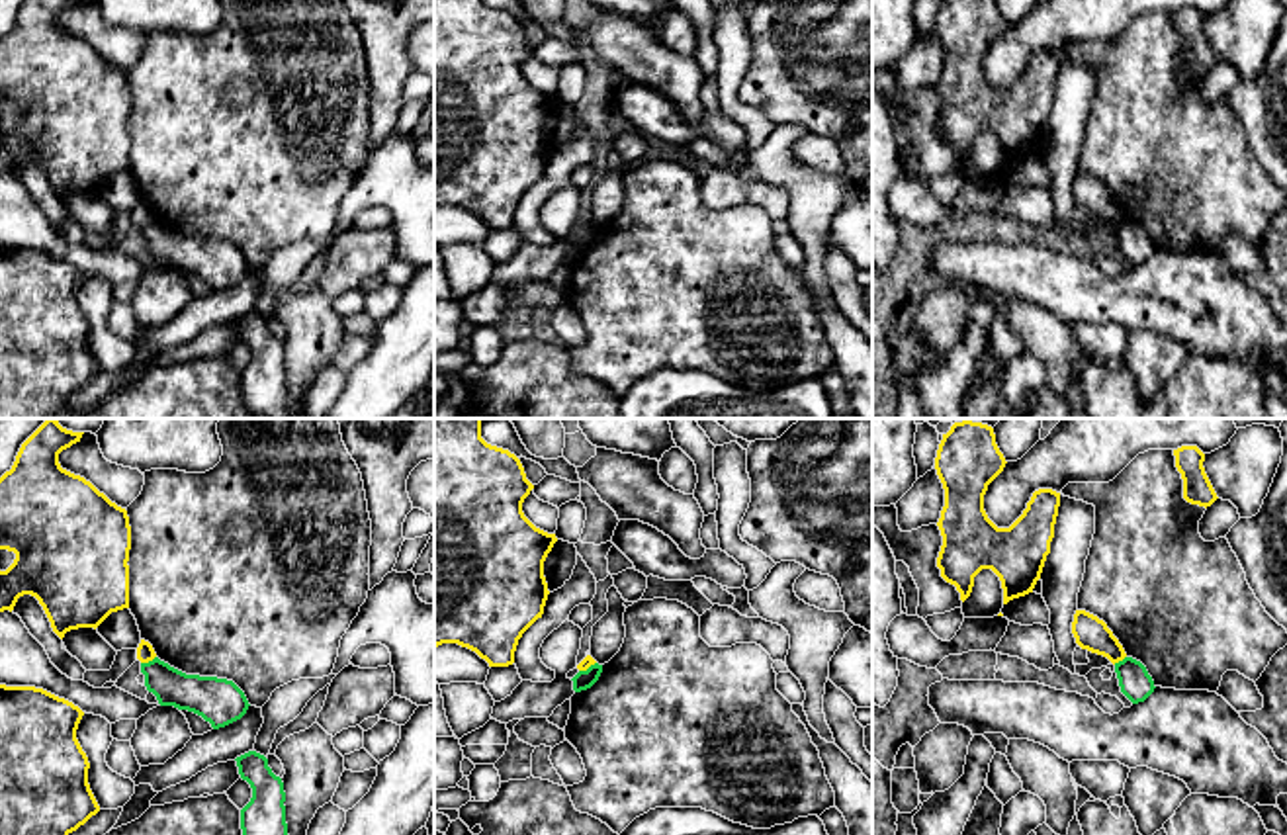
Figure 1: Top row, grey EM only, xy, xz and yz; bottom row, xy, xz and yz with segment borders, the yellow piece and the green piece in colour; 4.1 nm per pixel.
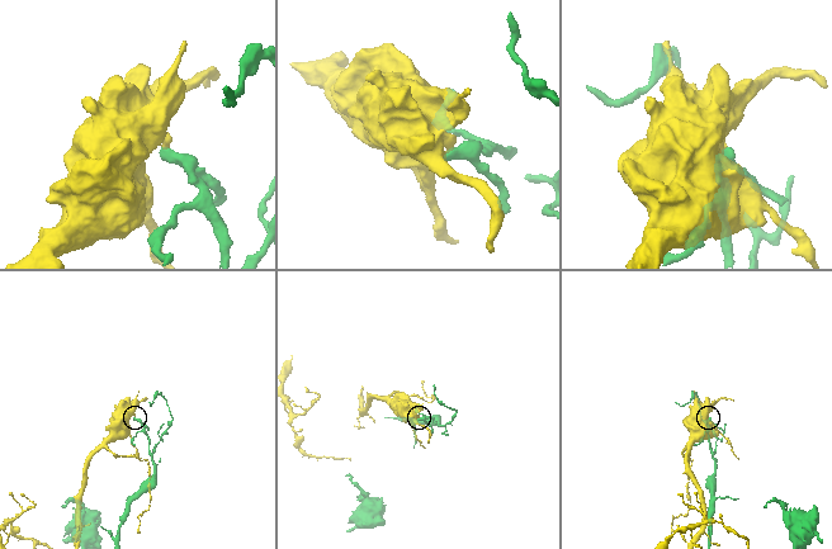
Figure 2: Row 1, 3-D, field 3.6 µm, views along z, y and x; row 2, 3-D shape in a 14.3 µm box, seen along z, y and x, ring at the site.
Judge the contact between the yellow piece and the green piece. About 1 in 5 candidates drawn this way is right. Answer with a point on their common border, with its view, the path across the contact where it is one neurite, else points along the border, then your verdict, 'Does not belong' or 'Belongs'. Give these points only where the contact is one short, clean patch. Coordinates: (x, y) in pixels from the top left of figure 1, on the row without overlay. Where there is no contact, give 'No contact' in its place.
Touches yellow at xy (147, 223). Boundary: xy (155, 218), (141, 225). Does not belong

